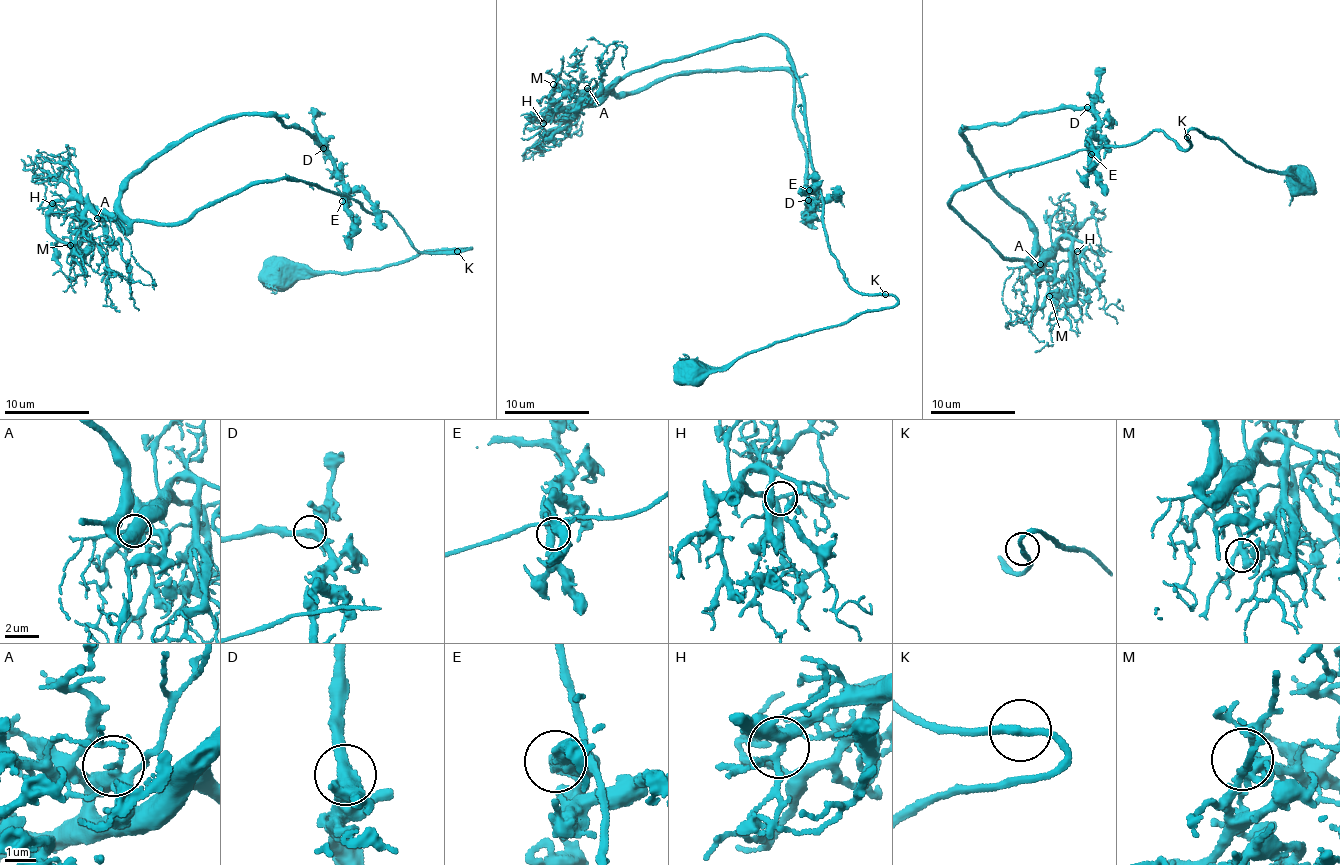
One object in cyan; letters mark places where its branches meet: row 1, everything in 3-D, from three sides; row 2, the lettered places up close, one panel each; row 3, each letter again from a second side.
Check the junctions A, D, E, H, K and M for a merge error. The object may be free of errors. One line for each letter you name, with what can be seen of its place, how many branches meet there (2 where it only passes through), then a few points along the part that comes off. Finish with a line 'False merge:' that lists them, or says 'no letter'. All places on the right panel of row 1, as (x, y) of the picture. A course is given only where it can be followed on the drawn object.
False merge: no letter

